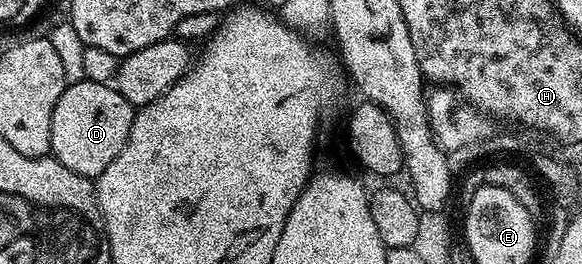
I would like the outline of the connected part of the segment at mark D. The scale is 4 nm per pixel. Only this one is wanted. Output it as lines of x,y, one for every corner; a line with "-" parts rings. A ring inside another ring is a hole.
87,80
69,83
60,100
56,100
56,112
52,112
50,154
64,164
64,168
72,168
72,172
96,180
104,168
120,156
135,113
135,107
130,106
113,85

